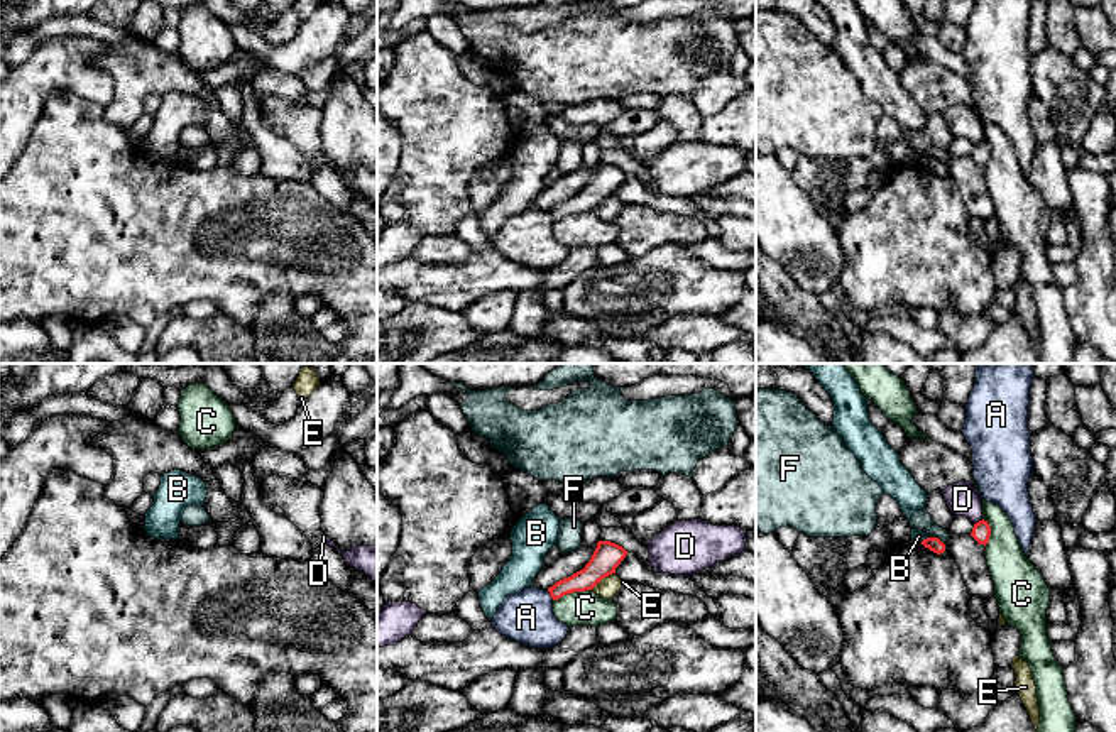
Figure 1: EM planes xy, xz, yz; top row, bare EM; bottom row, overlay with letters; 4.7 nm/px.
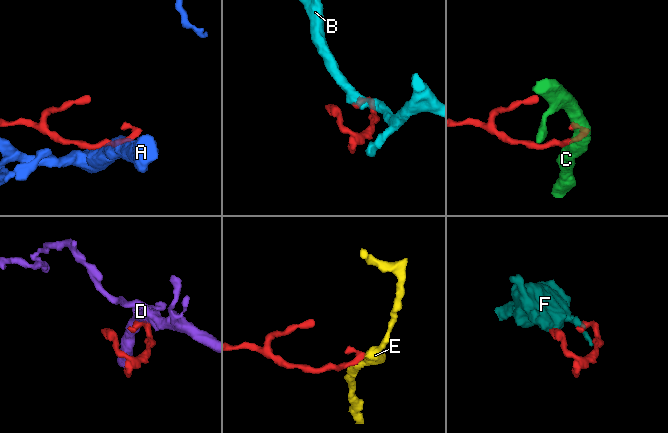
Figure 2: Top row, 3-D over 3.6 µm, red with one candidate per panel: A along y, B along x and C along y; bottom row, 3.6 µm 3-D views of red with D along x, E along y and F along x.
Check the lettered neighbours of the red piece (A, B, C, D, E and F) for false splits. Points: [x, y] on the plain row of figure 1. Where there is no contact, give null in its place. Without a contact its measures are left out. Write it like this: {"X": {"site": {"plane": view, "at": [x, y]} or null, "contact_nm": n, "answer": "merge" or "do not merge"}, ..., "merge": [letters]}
{"A": {"site": {"plane": "xz", "at": [550, 215]}, "contact_nm": 60, "answer": "do not merge"}, "B": {"site": {"plane": "yz", "at": [924, 161]}, "contact_nm": 50, "answer": "do not merge"}, "C": {"site": {"plane": "xz", "at": [572, 213]}, "contact_nm": 190, "answer": "do not merge"}, "D": {"site": {"plane": "yz", "at": [979, 142]}, "contact_nm": 40, "answer": "do not merge"}, "E": {"site": {"plane": "xz", "at": [602, 198]}, "contact_nm": 150, "answer": "do not merge"}, "F": {"site": {"plane": "yz", "at": [937, 159]}, "contact_nm": 80, "answer": "do not merge"}, "merge": []}

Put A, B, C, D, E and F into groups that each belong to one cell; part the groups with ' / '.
A / B / C / D / E / F

